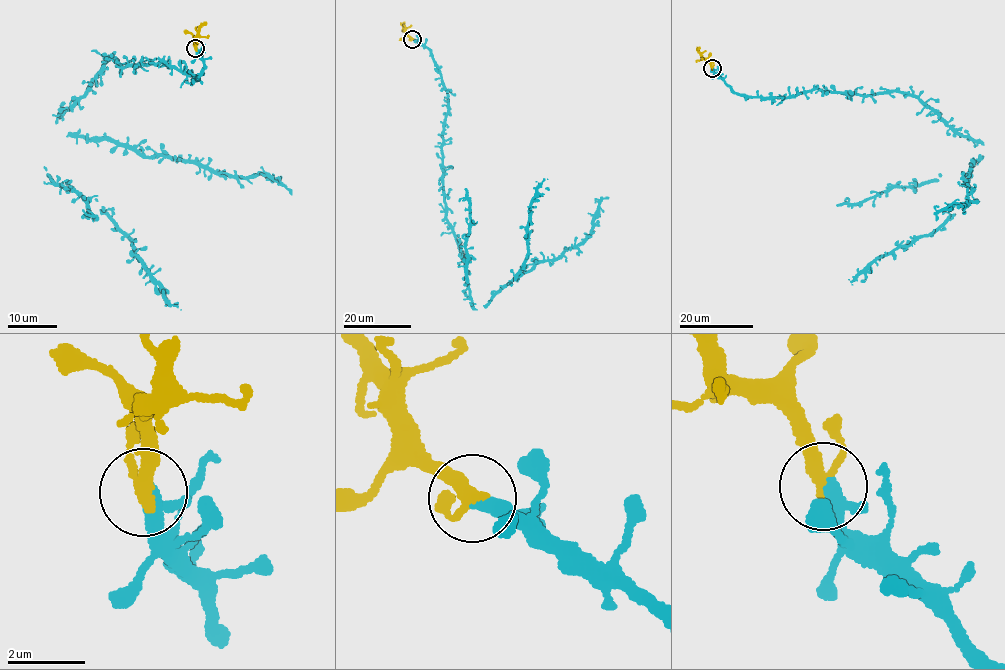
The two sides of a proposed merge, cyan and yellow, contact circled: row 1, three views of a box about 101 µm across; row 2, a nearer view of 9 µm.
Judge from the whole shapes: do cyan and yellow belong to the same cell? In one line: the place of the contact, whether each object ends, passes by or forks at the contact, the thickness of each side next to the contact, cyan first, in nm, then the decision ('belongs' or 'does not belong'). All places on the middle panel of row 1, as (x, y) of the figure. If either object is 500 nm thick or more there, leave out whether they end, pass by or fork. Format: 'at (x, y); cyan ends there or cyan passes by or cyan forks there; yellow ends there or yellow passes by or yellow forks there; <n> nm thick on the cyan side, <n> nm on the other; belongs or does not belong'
at (412, 39); cyan passes by; yellow passes by; 320 nm thick on the cyan side, 300 nm on the other; belongs

